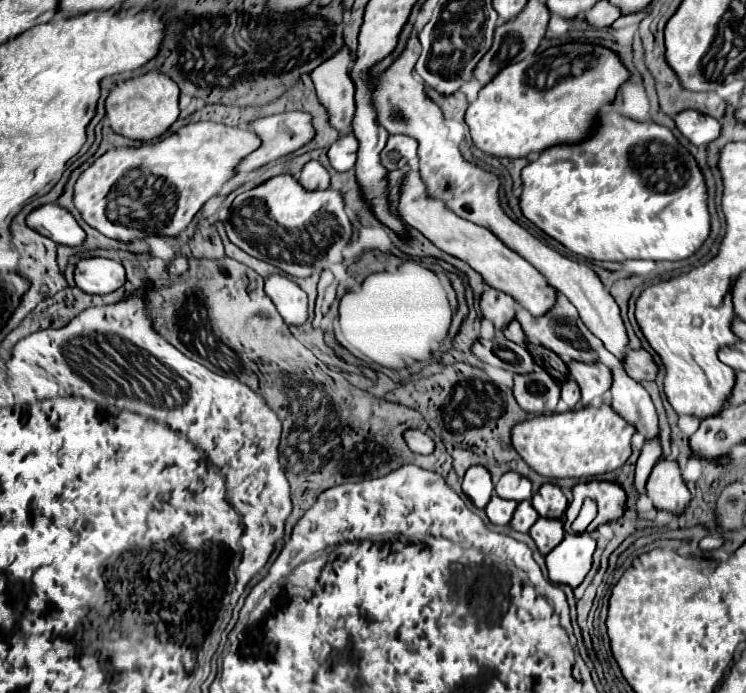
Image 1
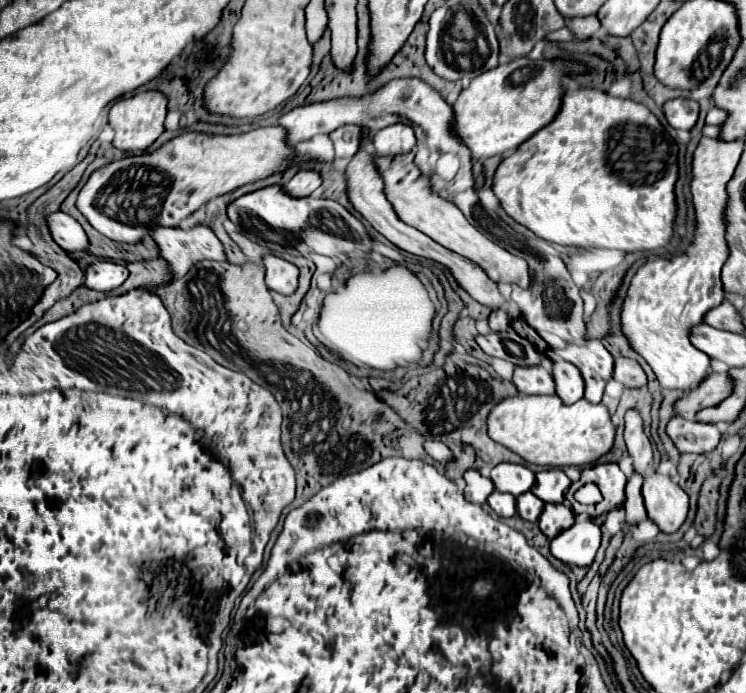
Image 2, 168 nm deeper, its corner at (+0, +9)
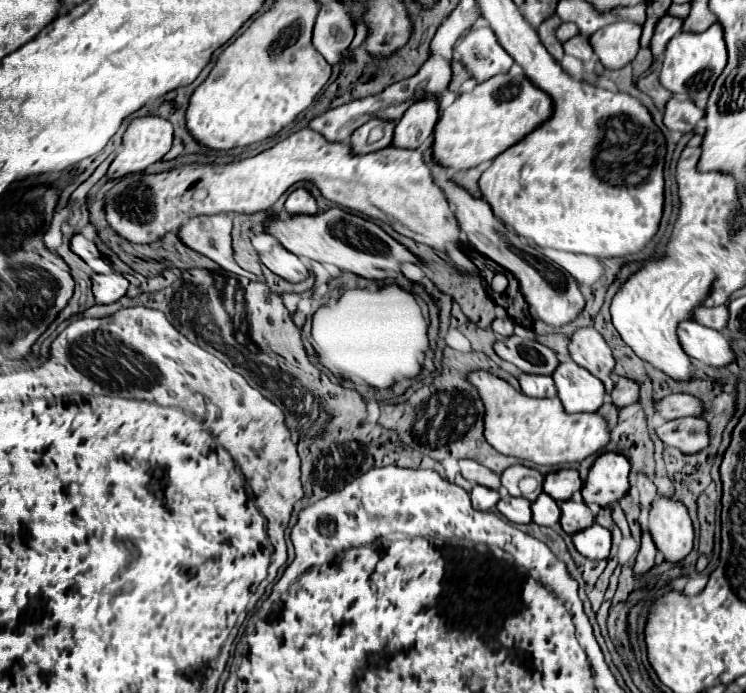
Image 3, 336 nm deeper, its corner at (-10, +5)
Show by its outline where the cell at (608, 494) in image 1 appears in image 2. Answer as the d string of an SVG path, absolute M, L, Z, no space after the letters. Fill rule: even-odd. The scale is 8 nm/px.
M596 464L596 466L590 466L590 468L582 470L580 480L570 486L566 498L570 500L572 510L576 514L588 512L594 518L594 516L600 516L600 514L606 514L606 512L618 508L624 502L624 484L626 484L626 476L618 468L618 464ZM586 482L594 482L600 488L600 492L602 492L602 502L600 504L582 506L574 500L574 492Z

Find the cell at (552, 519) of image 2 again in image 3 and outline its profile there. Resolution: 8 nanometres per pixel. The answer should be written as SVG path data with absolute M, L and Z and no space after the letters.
M566 500L560 504L562 516L560 516L560 526L566 534L576 534L578 530L584 530L592 524L592 512L582 500Z

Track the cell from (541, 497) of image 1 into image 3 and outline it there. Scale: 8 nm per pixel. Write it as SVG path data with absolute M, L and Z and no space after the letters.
M558 470L550 472L544 480L544 492L556 502L570 500L582 488L582 480L576 470Z

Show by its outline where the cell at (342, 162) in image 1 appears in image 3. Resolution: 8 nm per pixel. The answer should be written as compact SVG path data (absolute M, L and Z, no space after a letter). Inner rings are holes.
M372 118L370 122L362 124L358 130L354 130L352 138L350 138L350 146L352 146L352 152L354 154L368 154L368 152L376 152L380 148L386 148L390 146L392 142L392 132L394 132L394 124L392 122L386 122L386 120L378 120L378 118ZM382 124L382 130L384 130L384 136L372 144L368 144L368 132L374 128L374 126L380 126Z

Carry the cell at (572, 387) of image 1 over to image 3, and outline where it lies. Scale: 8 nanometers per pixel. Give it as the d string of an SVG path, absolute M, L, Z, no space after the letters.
M564 362L552 374L566 412L596 412L604 402L604 386L576 362Z

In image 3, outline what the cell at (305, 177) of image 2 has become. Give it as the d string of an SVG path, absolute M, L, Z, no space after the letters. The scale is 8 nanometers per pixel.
M296 188L286 200L286 210L290 214L314 214L314 212L318 212L318 204L316 204L314 196L310 194L310 190Z

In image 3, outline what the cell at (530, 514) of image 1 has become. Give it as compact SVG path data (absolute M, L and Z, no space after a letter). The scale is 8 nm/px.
M540 494L532 502L532 522L536 522L538 526L556 526L558 518L560 518L558 502L548 494Z

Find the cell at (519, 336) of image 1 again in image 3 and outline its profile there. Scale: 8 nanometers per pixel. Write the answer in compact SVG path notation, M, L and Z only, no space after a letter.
M496 318L492 322L492 330L502 336L512 336L512 322L508 318Z

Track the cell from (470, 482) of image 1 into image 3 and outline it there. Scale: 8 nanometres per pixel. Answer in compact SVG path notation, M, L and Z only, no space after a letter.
M480 484L474 486L470 496L472 496L472 506L476 510L494 510L496 502L500 500L498 490L492 490L492 488L486 488L486 486L480 486Z

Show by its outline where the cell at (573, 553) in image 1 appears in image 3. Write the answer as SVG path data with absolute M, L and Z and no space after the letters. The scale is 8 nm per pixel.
M594 524L572 536L576 550L588 560L606 560L610 554L612 534L610 530Z

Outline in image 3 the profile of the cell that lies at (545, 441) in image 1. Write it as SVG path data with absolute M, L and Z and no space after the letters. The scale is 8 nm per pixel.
M484 370L472 372L470 382L478 388L486 406L484 438L506 456L516 456L540 466L564 466L582 462L610 442L608 422L598 412L568 414L558 398L530 398Z

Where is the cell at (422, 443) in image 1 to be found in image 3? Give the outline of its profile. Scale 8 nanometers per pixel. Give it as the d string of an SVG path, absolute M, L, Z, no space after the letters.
M460 460L460 472L466 480L470 480L474 484L482 484L482 486L490 486L494 490L500 490L500 482L498 482L500 476L474 460Z

